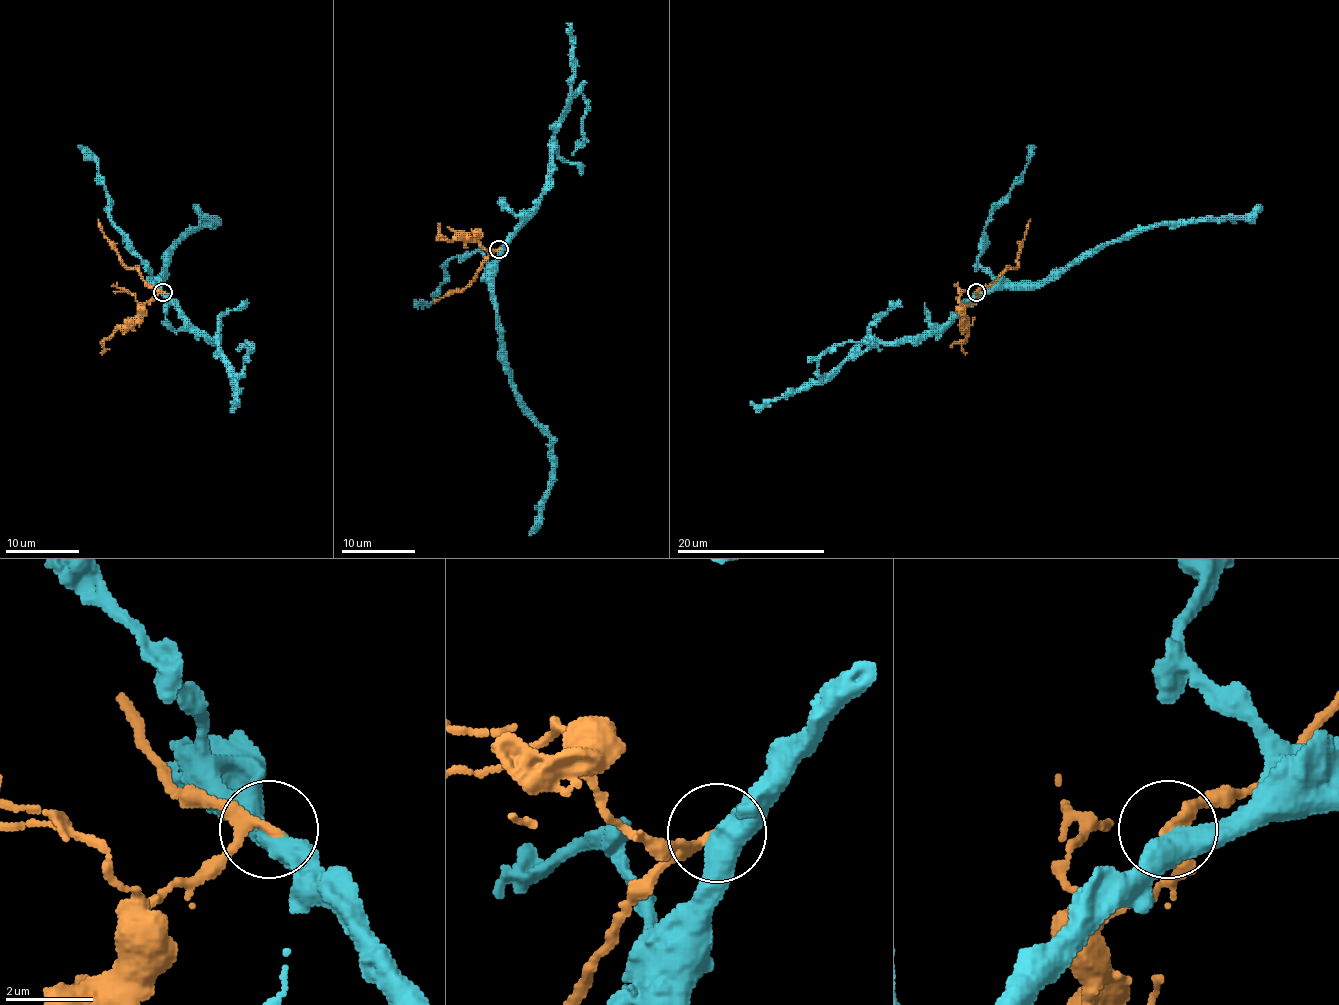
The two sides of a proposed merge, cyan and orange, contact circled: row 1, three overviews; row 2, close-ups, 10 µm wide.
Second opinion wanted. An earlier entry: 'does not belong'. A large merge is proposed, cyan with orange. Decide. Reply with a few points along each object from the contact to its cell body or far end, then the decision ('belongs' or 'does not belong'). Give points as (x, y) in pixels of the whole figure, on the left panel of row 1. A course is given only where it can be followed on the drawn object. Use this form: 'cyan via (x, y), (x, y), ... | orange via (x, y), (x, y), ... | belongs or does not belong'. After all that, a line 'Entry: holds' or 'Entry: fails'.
cyan via (163, 291), (158, 286), (169, 253), (193, 228), (213, 223), (193, 206) | orange via (163, 291), (150, 288), (135, 267), (126, 266), (104, 234), (98, 219) | does not belong
Entry: holds

